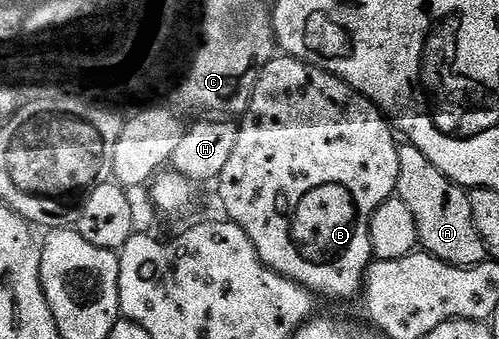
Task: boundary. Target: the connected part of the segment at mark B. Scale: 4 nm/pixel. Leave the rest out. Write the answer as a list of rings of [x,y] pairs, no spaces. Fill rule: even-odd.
[[[280,54],[256,77],[254,94],[238,125],[234,150],[214,184],[220,191],[223,215],[246,230],[266,267],[301,284],[313,297],[357,299],[368,265],[374,260],[370,246],[372,215],[382,202],[396,196],[398,186],[400,148],[391,123],[345,80]]]

